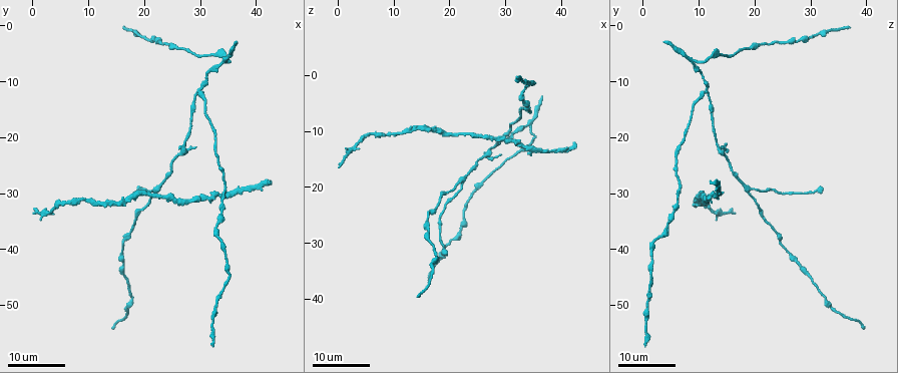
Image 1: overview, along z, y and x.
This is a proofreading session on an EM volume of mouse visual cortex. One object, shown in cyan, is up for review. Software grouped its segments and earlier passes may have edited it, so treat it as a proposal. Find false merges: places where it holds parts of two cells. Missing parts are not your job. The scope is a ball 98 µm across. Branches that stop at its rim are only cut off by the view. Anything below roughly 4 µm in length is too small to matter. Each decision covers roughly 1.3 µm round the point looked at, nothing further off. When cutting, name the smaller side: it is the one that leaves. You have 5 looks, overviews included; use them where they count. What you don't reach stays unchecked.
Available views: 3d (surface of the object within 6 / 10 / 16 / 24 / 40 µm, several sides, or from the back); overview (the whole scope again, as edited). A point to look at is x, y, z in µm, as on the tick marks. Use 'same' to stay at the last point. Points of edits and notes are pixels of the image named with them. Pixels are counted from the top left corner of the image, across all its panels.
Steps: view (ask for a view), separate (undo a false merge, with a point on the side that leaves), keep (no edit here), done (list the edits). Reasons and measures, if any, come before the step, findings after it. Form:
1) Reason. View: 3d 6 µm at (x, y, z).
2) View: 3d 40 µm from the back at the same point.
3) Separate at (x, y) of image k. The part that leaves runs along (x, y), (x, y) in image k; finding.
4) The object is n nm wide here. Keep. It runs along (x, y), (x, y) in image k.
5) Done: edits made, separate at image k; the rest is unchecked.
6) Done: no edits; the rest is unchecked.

View: 3d 16 µm at (22.0, 29.5, 19.0).

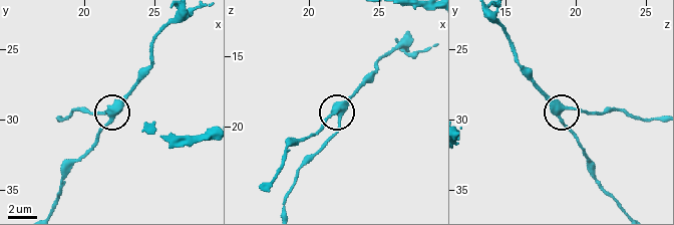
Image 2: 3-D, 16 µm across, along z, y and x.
Closer look. View: 3d 10 µm at (21.8, 29.4, 19.0).

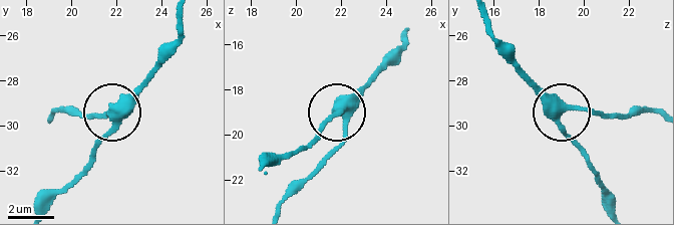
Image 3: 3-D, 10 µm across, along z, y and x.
The object is 410 nm wide here. Keep. It runs along (482, 18), (493, 41), (557, 104), (613, 116) in image 3; all the same cell.

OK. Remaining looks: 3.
Four-way junction. View: 3d 24 µm at (29.5, 12.0, 11.5).

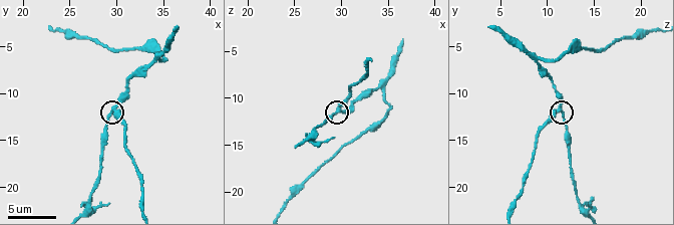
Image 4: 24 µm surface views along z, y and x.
View: 3d 10 µm at (29.6, 11.8, 11.2).

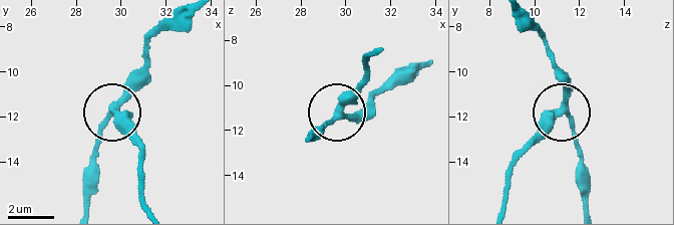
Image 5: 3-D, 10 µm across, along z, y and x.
4 arms meet here. Keep. It runs along (134, 142), (115, 115), (149, 76) in image 5; one cell here.

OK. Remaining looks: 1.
Done: no edits; the rest is unchecked.

